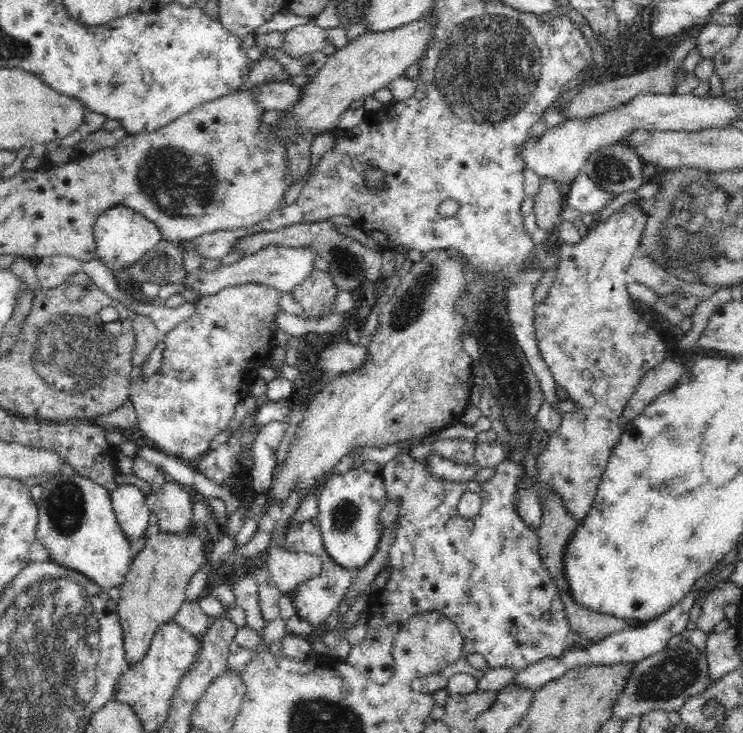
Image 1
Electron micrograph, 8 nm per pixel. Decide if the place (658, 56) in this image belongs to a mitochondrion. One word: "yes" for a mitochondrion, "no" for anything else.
no

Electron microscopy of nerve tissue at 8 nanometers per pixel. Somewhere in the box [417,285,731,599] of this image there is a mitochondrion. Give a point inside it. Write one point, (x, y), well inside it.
(504, 362)

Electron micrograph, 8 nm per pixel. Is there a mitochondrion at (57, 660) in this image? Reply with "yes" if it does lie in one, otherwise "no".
yes

